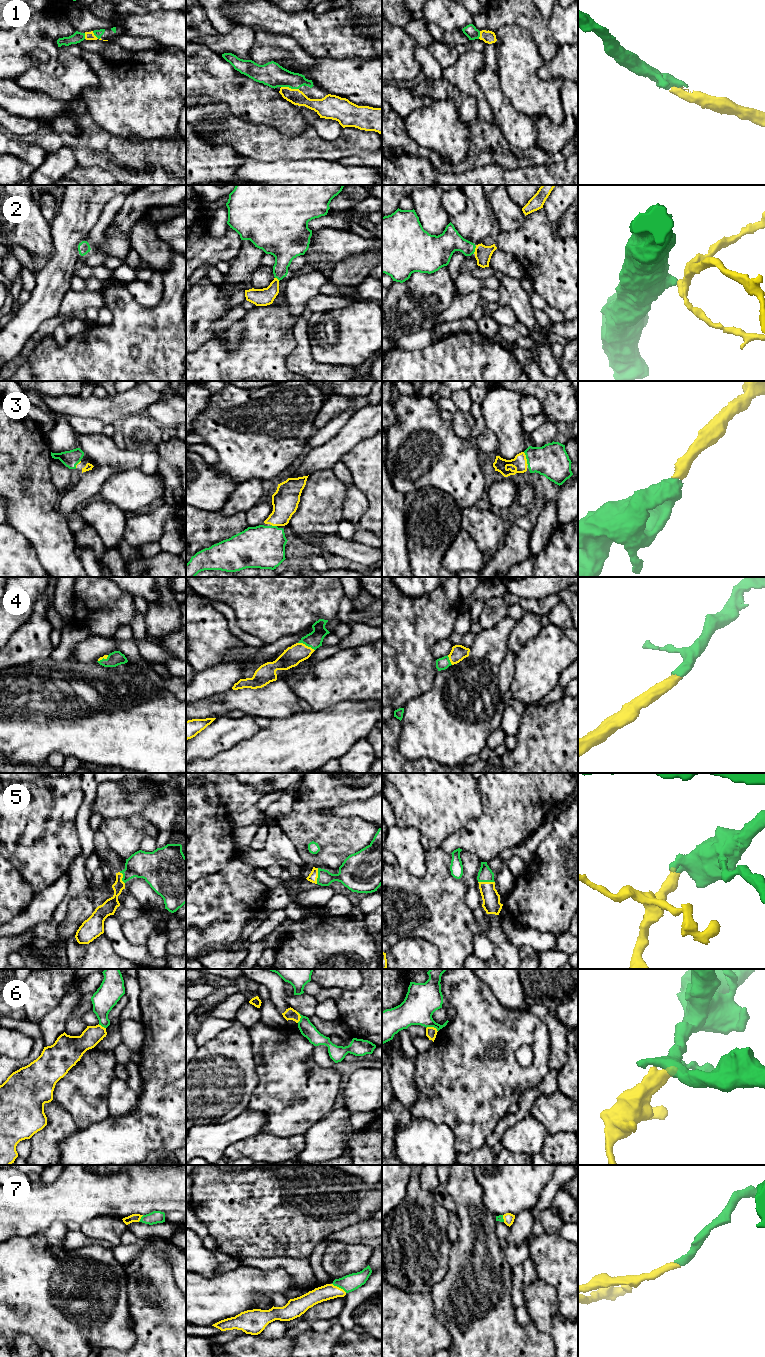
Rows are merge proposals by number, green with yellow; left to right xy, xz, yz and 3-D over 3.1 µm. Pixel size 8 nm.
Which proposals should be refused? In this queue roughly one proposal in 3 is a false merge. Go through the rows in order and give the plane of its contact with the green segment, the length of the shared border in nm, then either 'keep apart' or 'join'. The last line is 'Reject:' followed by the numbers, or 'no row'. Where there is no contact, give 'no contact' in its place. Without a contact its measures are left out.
1: xz | 150 nm | join
2: yz | 70 nm | join
3: yz | 110 nm | join
4: xz | 150 nm | join
5: yz | 140 nm | join
6: yz | 100 nm | keep apart
7: xz | 140 nm | join
Reject: 6

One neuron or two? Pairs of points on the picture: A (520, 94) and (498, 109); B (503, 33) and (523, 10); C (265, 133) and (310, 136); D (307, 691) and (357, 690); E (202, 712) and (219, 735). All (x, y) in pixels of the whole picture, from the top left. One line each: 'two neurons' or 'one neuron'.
A: two neurons
B: two neurons
C: one neuron
D: one neuron
E: two neurons

